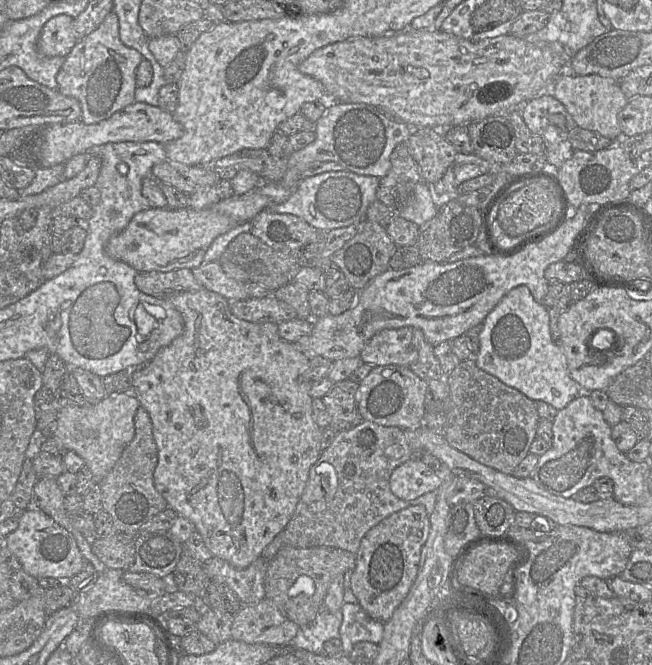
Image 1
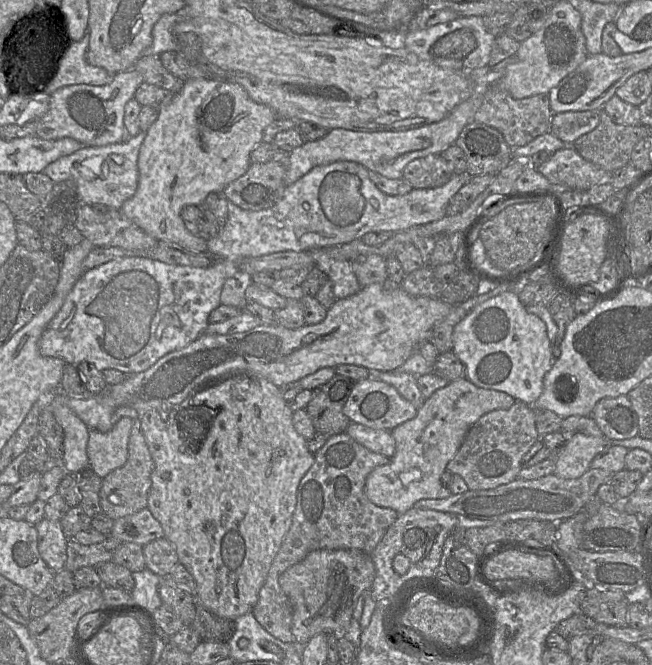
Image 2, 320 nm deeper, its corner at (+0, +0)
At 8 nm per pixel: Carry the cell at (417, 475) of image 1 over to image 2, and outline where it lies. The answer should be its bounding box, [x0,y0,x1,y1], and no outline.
[364,377,516,514]

